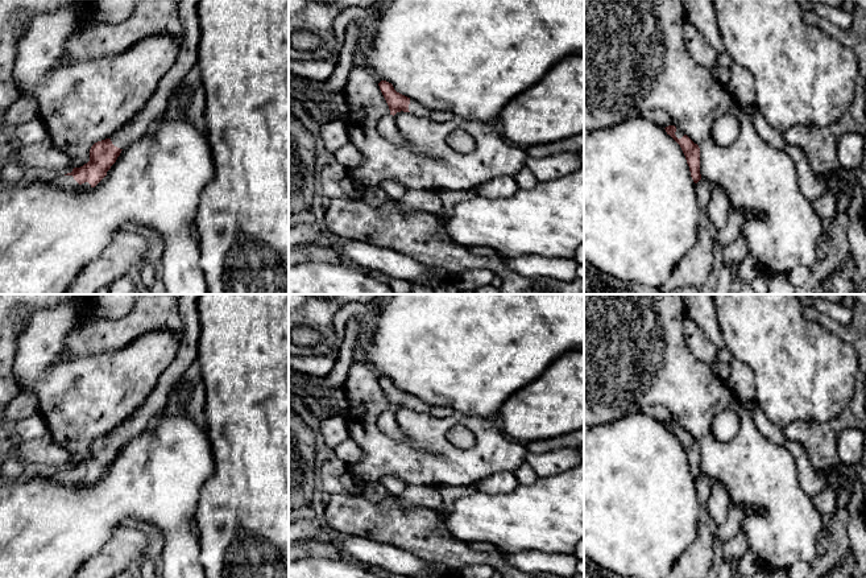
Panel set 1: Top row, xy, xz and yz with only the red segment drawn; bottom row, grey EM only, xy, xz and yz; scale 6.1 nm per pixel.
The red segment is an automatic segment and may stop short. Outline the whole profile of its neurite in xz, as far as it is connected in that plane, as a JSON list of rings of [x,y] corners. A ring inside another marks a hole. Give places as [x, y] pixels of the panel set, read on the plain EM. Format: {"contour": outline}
{"contour": [[[381,376],[378,379],[380,385],[389,401],[390,410],[395,410],[397,408],[411,408],[420,413],[428,413],[432,408],[430,404],[426,404],[423,400],[417,399],[415,396],[397,388],[391,379],[386,376]]]}

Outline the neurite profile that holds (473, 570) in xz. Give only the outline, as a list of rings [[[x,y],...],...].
[[[471,565],[451,574],[451,578],[492,578],[494,571],[493,567],[486,565]]]

